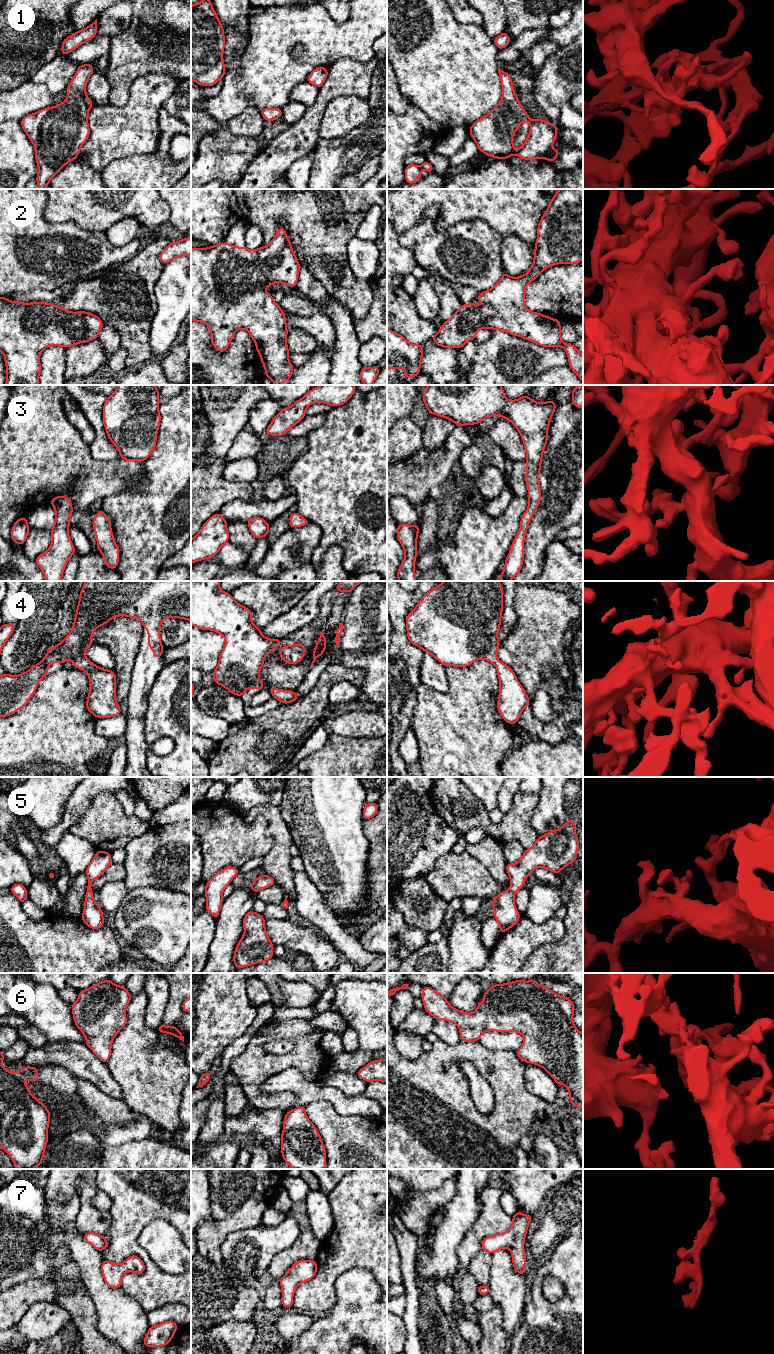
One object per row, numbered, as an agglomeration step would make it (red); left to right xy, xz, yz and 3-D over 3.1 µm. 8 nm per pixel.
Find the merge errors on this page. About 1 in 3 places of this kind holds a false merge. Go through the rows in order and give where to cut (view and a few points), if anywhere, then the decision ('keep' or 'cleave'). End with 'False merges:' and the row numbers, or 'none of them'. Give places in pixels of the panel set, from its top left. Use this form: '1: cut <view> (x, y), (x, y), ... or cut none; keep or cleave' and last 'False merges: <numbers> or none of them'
1: cut none; keep
2: cut none; keep
3: cut none; keep
4: cut none; keep
5: cut none; keep
6: cut none; keep
7: cut none; keep
False merges: none of them

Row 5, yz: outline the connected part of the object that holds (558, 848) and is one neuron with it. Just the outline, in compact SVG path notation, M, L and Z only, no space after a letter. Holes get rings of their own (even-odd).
M569 819L560 829L539 836L531 848L525 849L516 864L506 864L511 880L510 889L500 892L491 900L493 916L499 923L501 934L515 926L521 917L516 909L514 896L523 887L528 875L538 867L546 868L557 875L577 859L578 849L576 824Z

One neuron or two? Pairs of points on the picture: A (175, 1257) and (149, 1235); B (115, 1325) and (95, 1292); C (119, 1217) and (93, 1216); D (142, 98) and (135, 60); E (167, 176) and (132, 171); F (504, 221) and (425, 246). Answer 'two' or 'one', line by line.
A: one
B: one
C: two
D: two
E: one
F: two

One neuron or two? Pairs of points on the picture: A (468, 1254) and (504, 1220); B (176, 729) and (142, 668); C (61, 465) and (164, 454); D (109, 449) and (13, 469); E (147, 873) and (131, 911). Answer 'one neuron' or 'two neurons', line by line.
A: one neuron
B: two neurons
C: two neurons
D: two neurons
E: two neurons

